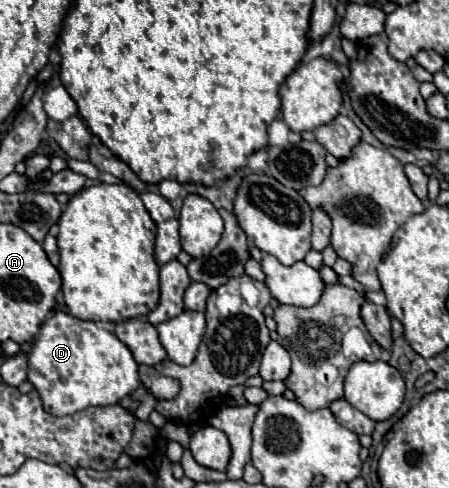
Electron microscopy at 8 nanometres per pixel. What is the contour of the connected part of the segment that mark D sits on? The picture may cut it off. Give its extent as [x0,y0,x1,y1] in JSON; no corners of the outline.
[28,313,142,415]

